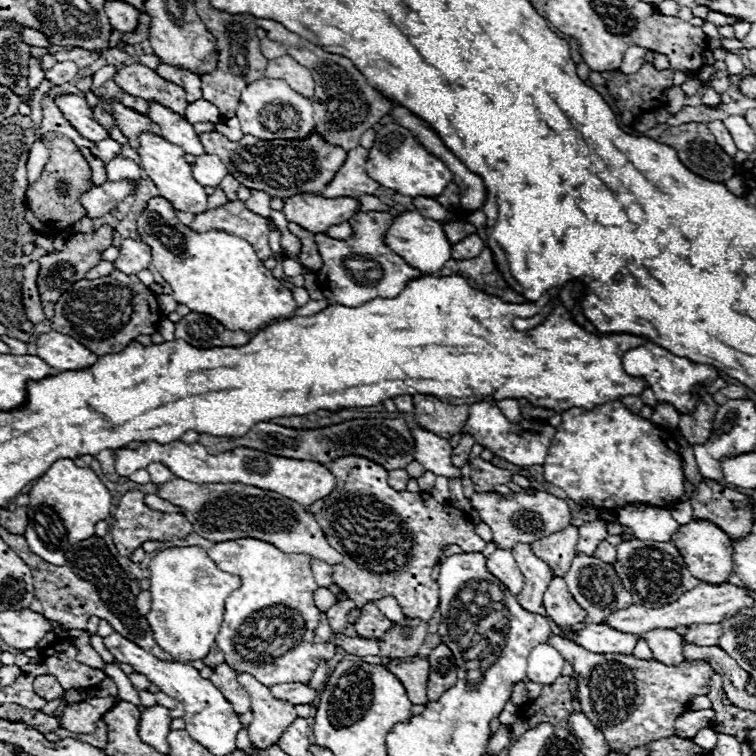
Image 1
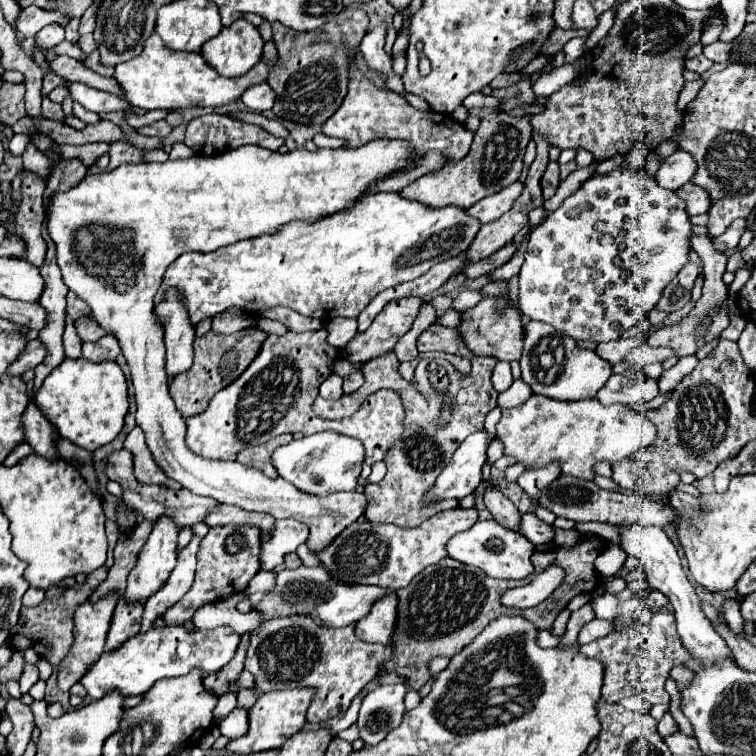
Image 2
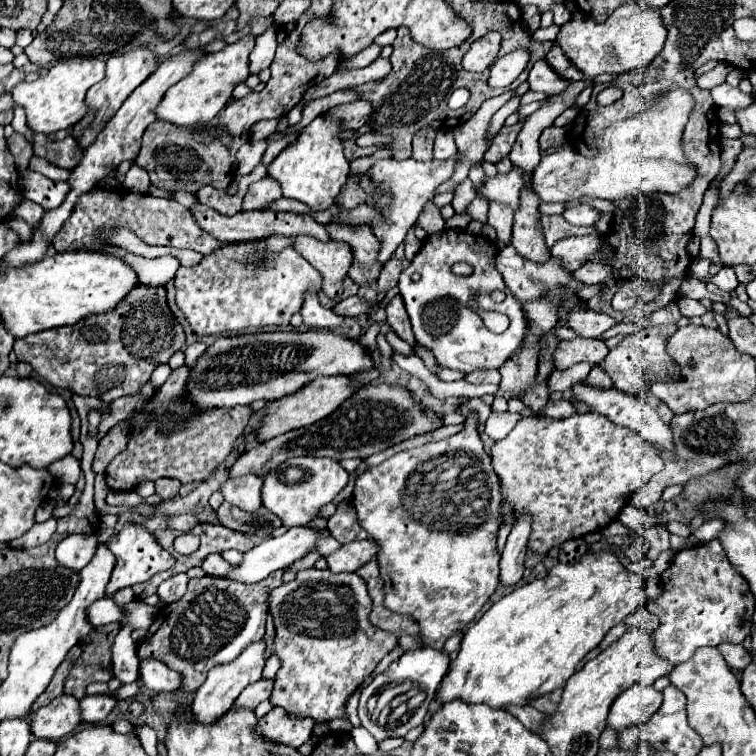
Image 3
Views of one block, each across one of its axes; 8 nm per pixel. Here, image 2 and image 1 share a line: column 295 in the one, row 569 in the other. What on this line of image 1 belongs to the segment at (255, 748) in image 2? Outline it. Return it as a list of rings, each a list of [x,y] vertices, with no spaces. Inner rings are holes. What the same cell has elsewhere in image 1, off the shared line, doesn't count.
[[[694,520],[690,524],[680,526],[678,536],[674,536],[674,546],[682,552],[686,566],[690,568],[690,574],[702,582],[708,584],[726,584],[728,576],[734,572],[732,568],[732,542],[716,524],[710,524],[706,520]]]

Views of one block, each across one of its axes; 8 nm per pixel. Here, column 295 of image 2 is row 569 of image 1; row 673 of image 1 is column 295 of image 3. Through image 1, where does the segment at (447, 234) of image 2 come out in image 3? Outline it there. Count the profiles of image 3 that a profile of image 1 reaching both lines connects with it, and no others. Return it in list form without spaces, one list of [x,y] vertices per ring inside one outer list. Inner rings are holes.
[[[270,236],[256,242],[232,242],[204,256],[196,266],[180,266],[174,276],[176,306],[184,312],[190,328],[198,336],[218,336],[222,332],[238,332],[258,326],[288,326],[290,318],[300,312],[304,296],[322,288],[322,274],[298,254],[294,240],[288,236]]]

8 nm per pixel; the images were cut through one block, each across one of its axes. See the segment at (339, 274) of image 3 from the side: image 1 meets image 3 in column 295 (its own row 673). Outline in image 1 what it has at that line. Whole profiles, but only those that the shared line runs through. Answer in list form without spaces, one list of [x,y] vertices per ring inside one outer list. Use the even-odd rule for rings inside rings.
[[[240,672],[238,682],[246,688],[252,700],[254,720],[248,726],[248,736],[252,744],[260,750],[266,750],[278,744],[282,732],[298,718],[294,706],[274,700],[272,692],[264,684],[258,684],[254,676],[246,676],[244,672]]]

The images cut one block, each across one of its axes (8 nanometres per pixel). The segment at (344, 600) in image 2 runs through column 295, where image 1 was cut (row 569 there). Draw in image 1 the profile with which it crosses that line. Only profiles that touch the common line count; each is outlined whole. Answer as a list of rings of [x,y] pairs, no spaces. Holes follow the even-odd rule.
[[[576,556],[572,560],[572,564],[570,564],[570,570],[566,572],[564,580],[566,580],[574,600],[578,600],[578,604],[586,610],[586,620],[584,620],[586,624],[602,624],[602,622],[606,622],[606,618],[612,612],[624,610],[624,608],[628,608],[632,604],[632,596],[622,586],[622,582],[616,576],[614,568],[610,564],[606,564],[606,562],[602,562],[600,558]]]

